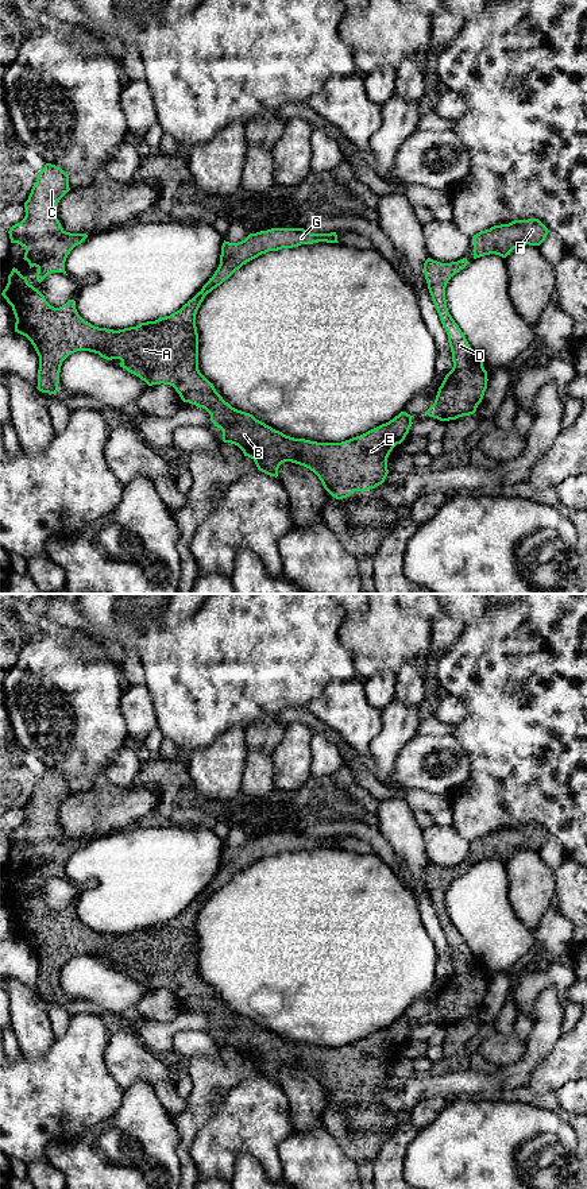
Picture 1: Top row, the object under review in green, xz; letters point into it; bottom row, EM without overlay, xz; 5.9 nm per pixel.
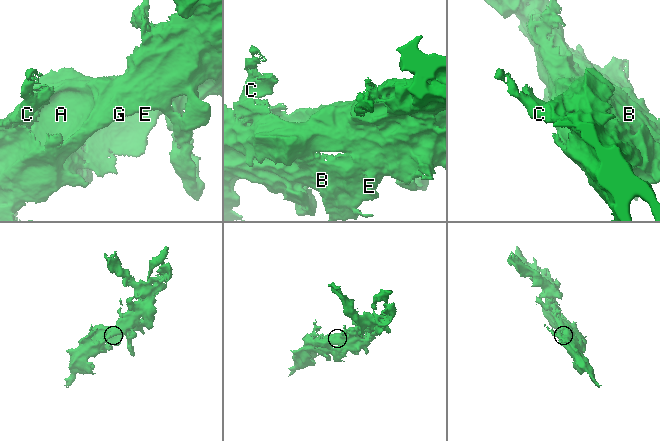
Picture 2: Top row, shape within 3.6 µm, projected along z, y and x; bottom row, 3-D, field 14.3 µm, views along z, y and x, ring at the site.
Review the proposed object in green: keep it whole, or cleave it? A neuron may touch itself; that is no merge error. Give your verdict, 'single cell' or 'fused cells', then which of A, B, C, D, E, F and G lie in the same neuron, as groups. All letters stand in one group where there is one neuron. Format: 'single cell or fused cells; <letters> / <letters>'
single cell; A B C D E F G

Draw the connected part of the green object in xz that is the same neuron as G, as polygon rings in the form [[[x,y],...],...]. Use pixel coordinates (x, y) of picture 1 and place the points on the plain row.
[[[271,833],[250,838],[237,848],[225,846],[221,850],[220,869],[213,881],[179,915],[155,926],[140,927],[119,935],[99,933],[85,926],[76,914],[76,906],[69,904],[59,912],[51,911],[45,900],[28,888],[18,873],[12,873],[1,900],[12,911],[16,927],[15,937],[26,941],[39,961],[38,995],[54,999],[58,996],[62,966],[77,956],[99,958],[107,965],[120,964],[120,972],[139,981],[148,991],[170,989],[184,1007],[205,1014],[215,1031],[223,1035],[223,1046],[237,1050],[244,1061],[251,1062],[258,1074],[278,1081],[278,1073],[285,1066],[304,1070],[313,1076],[324,1093],[336,1104],[350,1101],[354,1096],[366,1096],[382,1089],[389,1078],[387,1062],[397,1049],[401,1049],[412,1031],[412,1022],[401,1016],[393,1024],[360,1041],[341,1047],[317,1047],[294,1043],[273,1034],[252,1019],[232,1012],[216,996],[215,991],[198,974],[198,938],[196,919],[205,900],[220,891],[247,866],[269,856],[293,853],[318,846],[339,848],[336,837],[310,838],[304,833]]]

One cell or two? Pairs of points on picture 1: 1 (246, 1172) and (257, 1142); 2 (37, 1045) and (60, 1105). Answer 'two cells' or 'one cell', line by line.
1: two cells
2: two cells

